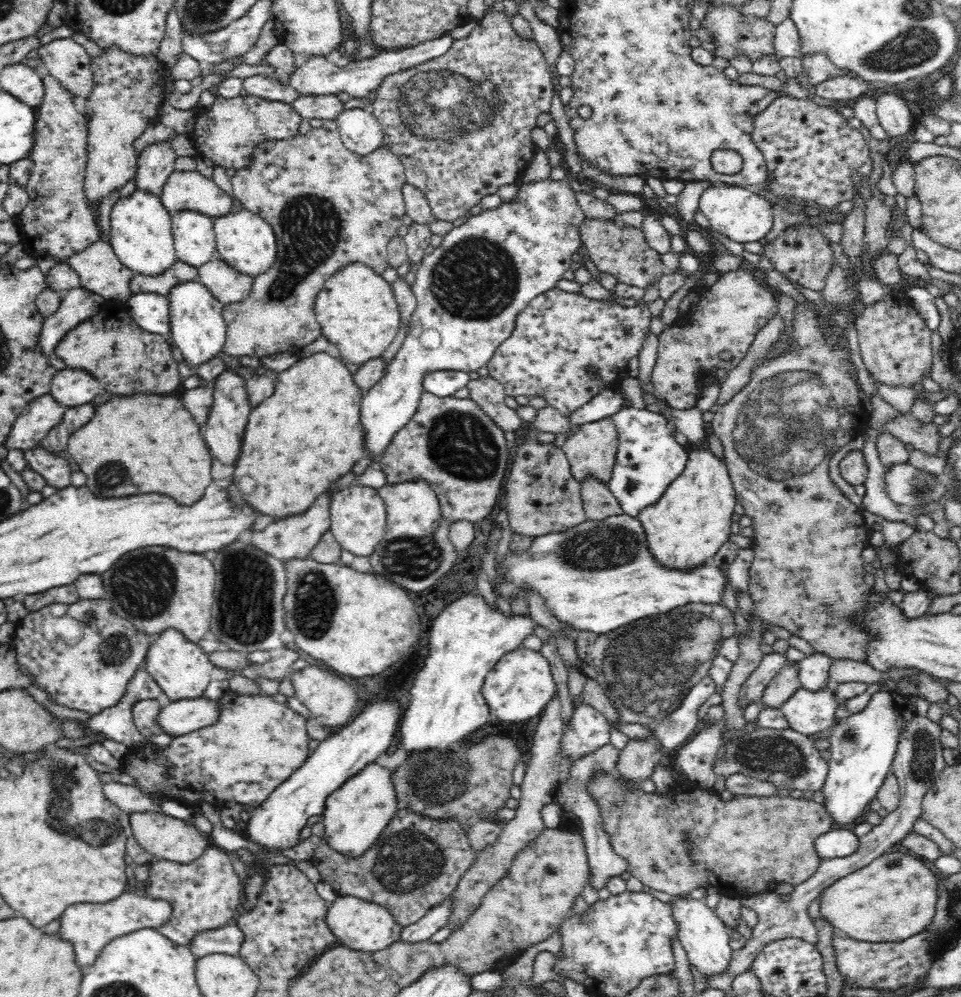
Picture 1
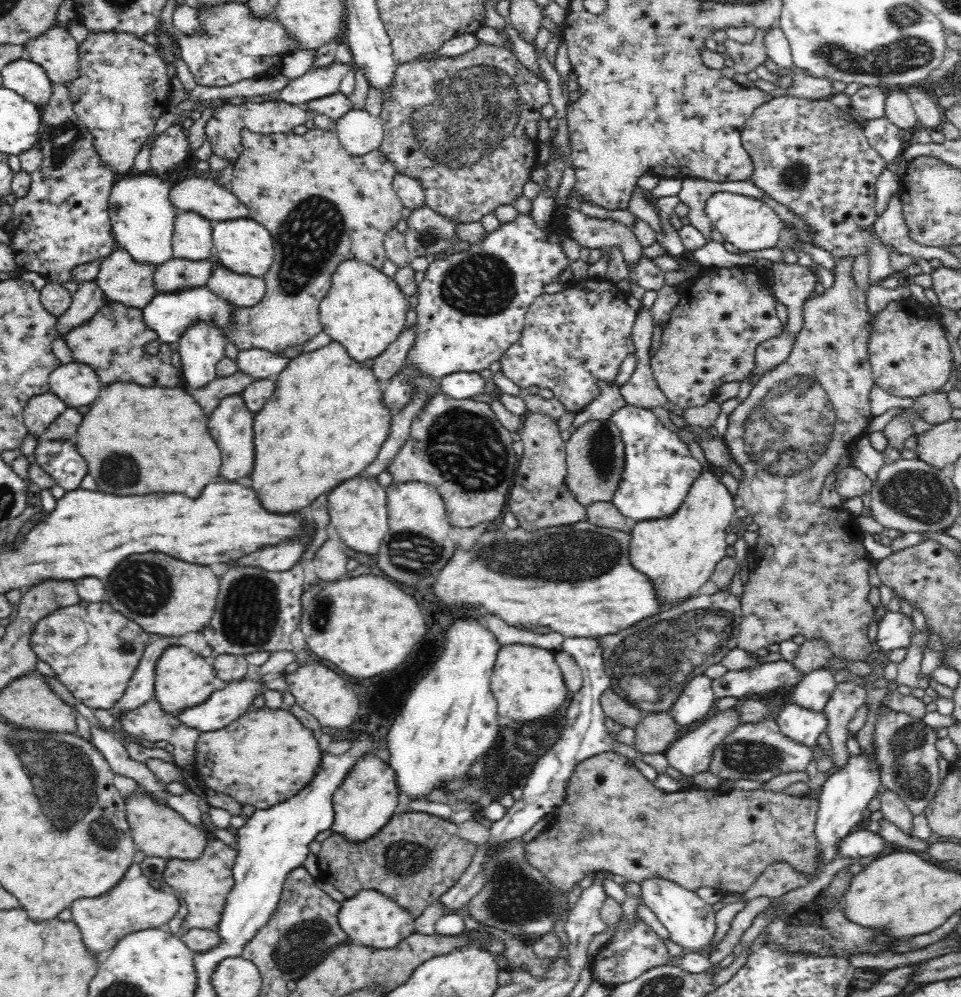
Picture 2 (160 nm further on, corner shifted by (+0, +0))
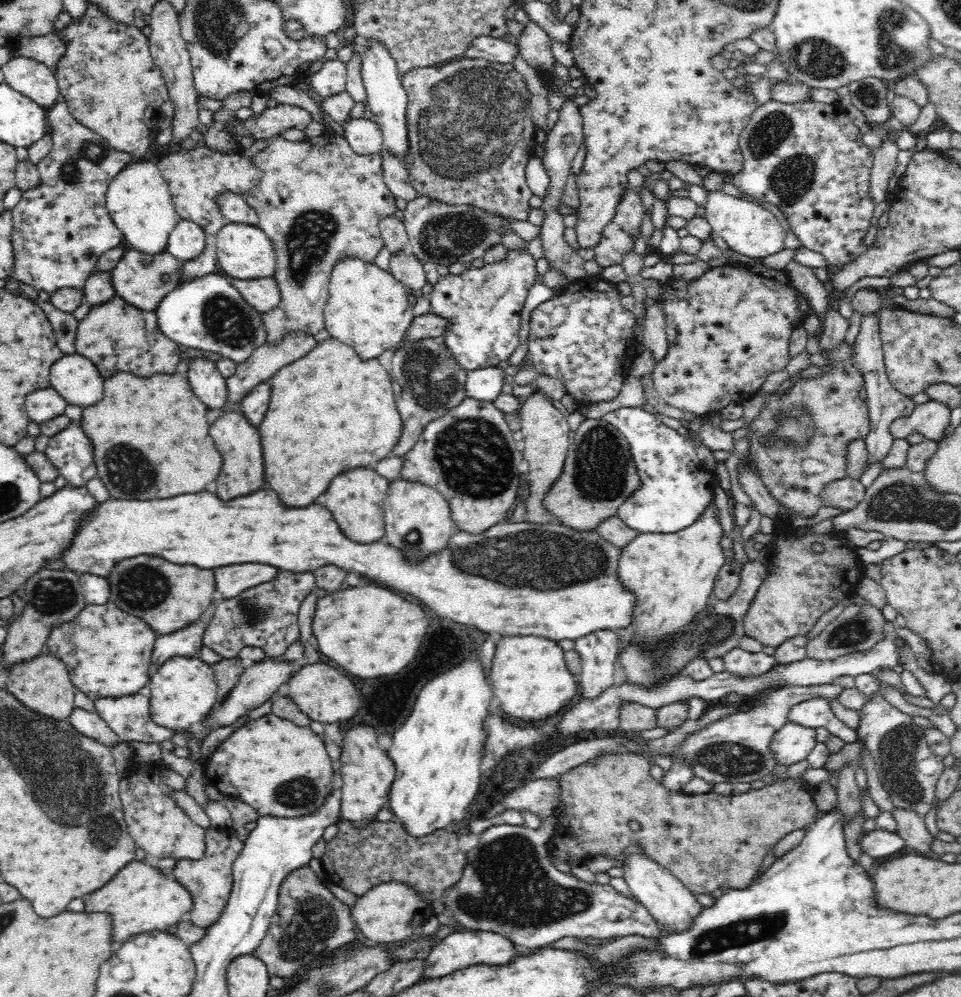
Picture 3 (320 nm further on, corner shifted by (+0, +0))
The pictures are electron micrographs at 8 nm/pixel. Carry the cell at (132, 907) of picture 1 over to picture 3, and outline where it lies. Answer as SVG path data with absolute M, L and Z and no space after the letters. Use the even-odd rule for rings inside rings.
M134 860L124 866L108 884L84 896L86 912L104 912L112 915L112 942L122 944L135 934L162 930L178 924L192 910L192 896L176 879L166 877L158 867Z

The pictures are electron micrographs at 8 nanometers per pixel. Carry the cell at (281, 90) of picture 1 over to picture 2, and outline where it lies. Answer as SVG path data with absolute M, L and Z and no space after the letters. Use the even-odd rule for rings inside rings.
M334 61L325 67L320 66L311 68L299 78L291 80L288 83L288 86L280 91L279 100L286 101L293 105L303 106L312 100L336 94L340 90L340 82L342 82L342 78L344 78L344 75L351 67L352 65L349 63L343 64Z

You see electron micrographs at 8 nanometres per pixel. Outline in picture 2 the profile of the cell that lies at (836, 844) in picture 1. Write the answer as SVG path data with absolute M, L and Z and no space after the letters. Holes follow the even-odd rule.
M861 826L839 843L839 855L856 859L881 856L888 848L885 846L886 842L878 833L870 832Z

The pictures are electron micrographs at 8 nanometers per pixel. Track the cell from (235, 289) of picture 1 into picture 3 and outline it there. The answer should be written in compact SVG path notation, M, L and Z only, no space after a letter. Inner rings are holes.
M274 277L254 278L254 280L228 279L240 291L242 297L259 313L270 312L280 304L280 289Z

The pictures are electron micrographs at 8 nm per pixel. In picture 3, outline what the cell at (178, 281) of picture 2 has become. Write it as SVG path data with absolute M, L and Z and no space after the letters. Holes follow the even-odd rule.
M204 145L193 149L182 149L180 152L156 161L162 176L168 183L168 190L172 195L176 212L182 219L199 224L206 234L205 250L200 257L182 261L182 274L178 282L220 271L216 257L216 236L226 222L216 203L216 196L226 192L246 194L260 182L260 174L262 174L262 171L254 165L252 158L241 154L242 151L243 149L239 148L235 152L216 152Z

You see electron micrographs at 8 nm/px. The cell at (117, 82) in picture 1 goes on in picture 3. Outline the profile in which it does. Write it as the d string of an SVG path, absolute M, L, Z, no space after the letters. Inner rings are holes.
M87 3L87 6L86 14L80 20L73 20L68 28L58 32L65 44L64 56L54 67L59 93L64 96L64 102L80 124L99 134L114 149L130 154L135 161L146 159L149 146L159 132L155 124L159 118L164 118L160 106L169 100L166 81L153 61L149 38L141 29L115 22L92 3Z

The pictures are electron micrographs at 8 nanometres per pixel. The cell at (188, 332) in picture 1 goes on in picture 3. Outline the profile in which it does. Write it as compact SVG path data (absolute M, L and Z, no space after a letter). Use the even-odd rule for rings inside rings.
M192 358L186 378L193 393L208 409L224 412L228 400L227 379L216 369L216 362Z

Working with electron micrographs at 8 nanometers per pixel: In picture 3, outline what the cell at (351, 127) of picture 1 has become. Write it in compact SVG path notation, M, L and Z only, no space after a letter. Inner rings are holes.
M368 117L346 120L344 138L359 155L369 155L384 151L384 136L380 127Z

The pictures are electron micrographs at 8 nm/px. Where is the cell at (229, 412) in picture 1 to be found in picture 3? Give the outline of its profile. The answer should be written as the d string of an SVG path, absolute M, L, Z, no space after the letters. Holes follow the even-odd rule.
M229 412L210 425L209 435L222 455L223 465L217 477L214 494L220 500L232 500L252 494L264 484L264 458L258 428L252 426L242 412Z

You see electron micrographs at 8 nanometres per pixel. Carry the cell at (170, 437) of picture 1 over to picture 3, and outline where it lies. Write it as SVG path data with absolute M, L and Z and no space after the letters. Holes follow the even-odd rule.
M118 372L106 379L104 398L93 406L83 408L80 425L92 441L97 477L102 480L110 496L120 500L160 500L178 494L202 492L206 488L204 484L216 481L223 460L209 435L208 410L193 393L187 378L180 374L154 374L150 378L141 378L128 372Z

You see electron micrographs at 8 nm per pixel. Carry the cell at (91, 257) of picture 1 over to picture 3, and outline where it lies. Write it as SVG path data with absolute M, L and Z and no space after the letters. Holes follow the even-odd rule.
M127 248L122 254L120 262L110 271L116 296L145 311L156 310L166 294L172 292L179 285L180 274L182 274L182 261L168 251L146 254L132 248Z

